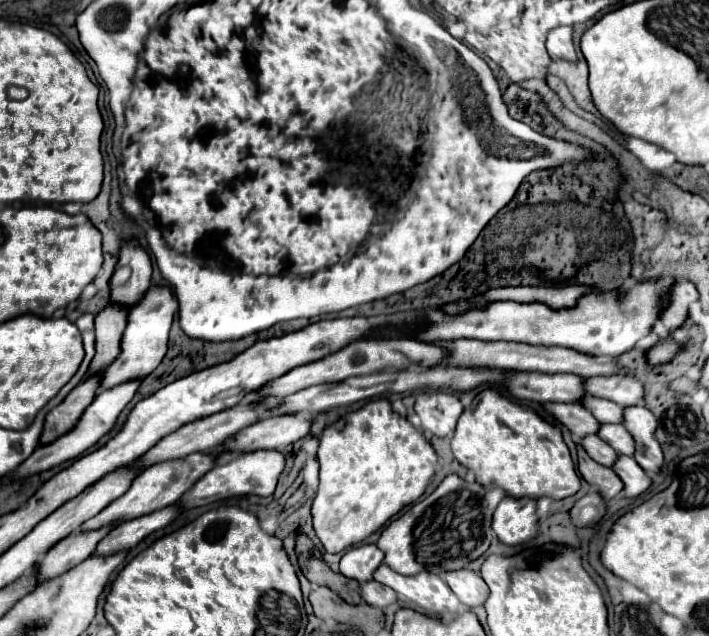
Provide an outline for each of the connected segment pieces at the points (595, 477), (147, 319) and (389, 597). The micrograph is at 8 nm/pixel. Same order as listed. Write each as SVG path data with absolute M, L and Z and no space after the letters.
M578 446L578 470L588 484L598 486L598 494L602 496L602 500L610 500L622 490L622 482L614 474L614 470L594 462L580 446Z
M150 284L146 294L130 308L128 312L128 324L122 336L122 352L118 358L104 370L102 374L102 384L100 390L106 390L118 382L126 382L130 378L146 378L152 370L156 370L158 362L166 356L166 342L168 342L168 332L172 326L172 316L178 310L176 298L170 292L168 286L160 284Z
M374 580L364 582L360 594L362 594L364 602L368 602L368 604L374 606L374 608L386 608L386 606L390 606L392 602L396 602L394 590L390 590L388 586L382 586L380 582L374 582Z

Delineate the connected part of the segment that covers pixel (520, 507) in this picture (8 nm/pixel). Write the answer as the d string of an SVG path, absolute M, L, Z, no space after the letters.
M502 498L494 510L492 530L496 532L498 540L508 546L534 540L538 536L536 502L530 502L530 498L522 498L522 502L514 498Z

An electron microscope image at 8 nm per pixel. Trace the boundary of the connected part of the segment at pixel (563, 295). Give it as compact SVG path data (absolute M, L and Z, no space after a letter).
M566 286L566 288L496 288L488 290L482 296L472 298L472 302L498 302L498 300L512 300L512 302L546 302L548 306L574 306L574 302L582 294L590 294L592 290L586 286Z

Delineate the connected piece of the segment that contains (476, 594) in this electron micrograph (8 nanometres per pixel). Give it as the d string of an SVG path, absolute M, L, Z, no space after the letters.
M466 568L446 574L444 580L452 588L452 592L460 598L460 602L468 608L482 606L486 602L486 596L490 596L486 582L478 574L470 572Z

